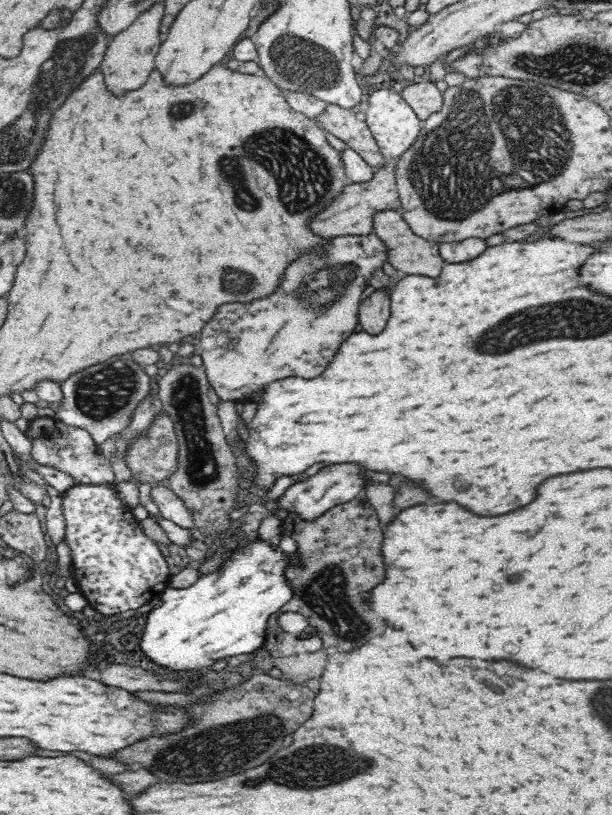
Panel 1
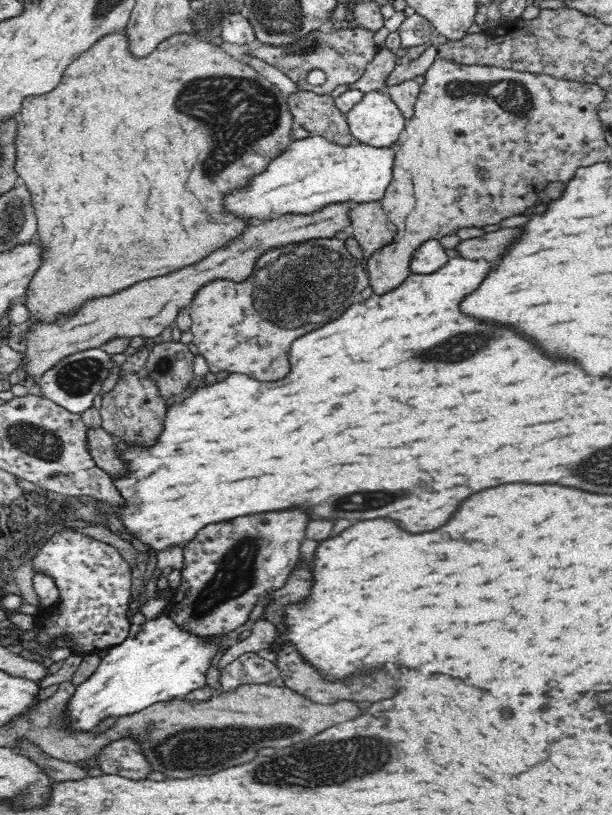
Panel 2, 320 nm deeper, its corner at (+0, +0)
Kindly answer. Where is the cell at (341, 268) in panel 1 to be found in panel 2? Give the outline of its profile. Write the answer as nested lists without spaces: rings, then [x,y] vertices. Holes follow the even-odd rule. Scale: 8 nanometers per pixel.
[[[335,237],[292,242],[262,253],[254,262],[252,274],[242,282],[226,278],[212,280],[196,290],[189,304],[192,319],[189,331],[193,334],[193,343],[199,348],[198,353],[206,359],[212,372],[240,372],[256,380],[270,382],[288,374],[288,350],[298,336],[336,320],[332,316],[340,316],[350,304],[364,300],[364,292],[368,292],[369,276],[362,267],[363,261],[351,254],[343,240]]]

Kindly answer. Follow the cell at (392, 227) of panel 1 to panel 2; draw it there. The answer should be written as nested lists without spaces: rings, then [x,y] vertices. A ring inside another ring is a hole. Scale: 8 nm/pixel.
[[[379,201],[358,203],[348,210],[350,234],[358,241],[362,249],[362,261],[372,256],[373,252],[388,244],[397,232],[397,227],[388,218]]]

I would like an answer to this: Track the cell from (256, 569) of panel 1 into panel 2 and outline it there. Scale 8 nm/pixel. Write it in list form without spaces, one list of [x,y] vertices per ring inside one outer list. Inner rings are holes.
[[[160,614],[154,620],[147,620],[141,626],[131,623],[130,632],[124,642],[108,648],[107,653],[100,657],[100,664],[95,672],[82,681],[74,694],[64,704],[64,727],[69,732],[92,732],[104,719],[112,716],[133,715],[145,708],[159,702],[168,702],[176,697],[184,697],[193,690],[208,686],[206,684],[206,671],[210,668],[212,658],[220,650],[218,641],[212,639],[200,639],[188,632],[179,630],[176,623],[169,616]]]

